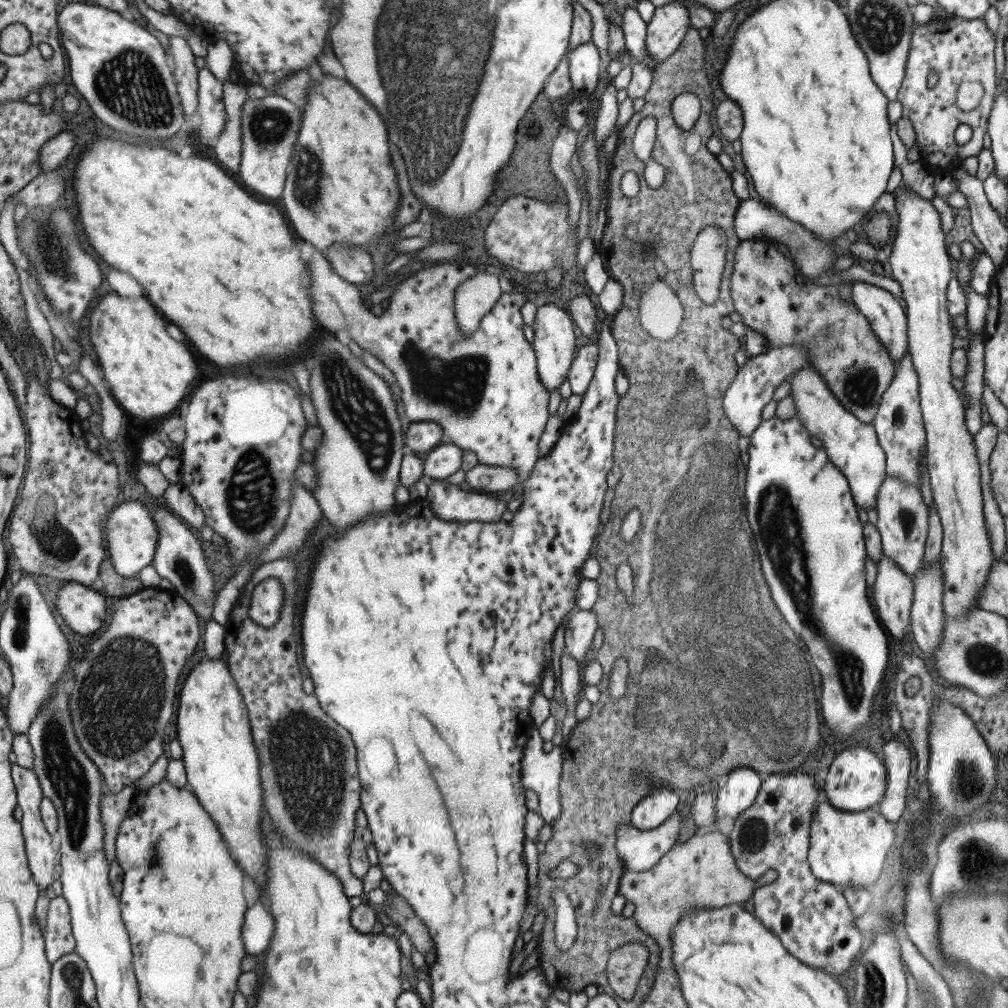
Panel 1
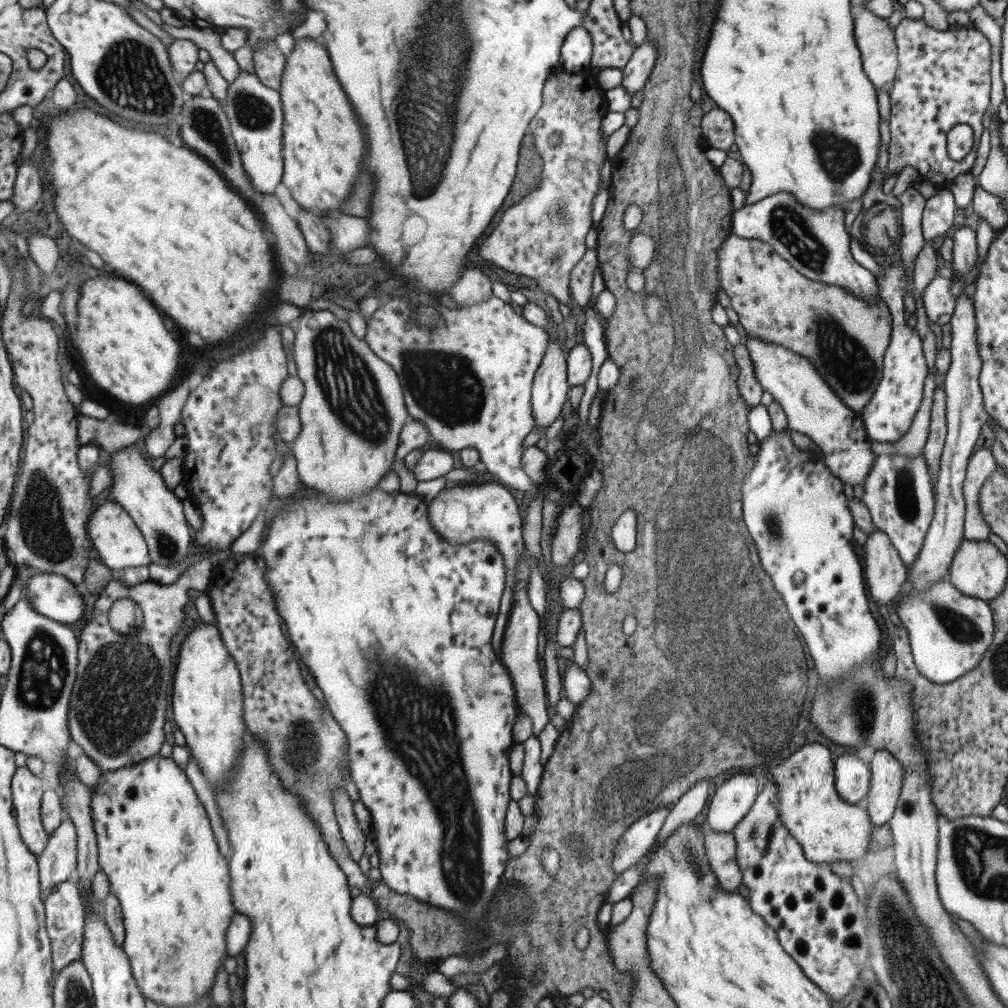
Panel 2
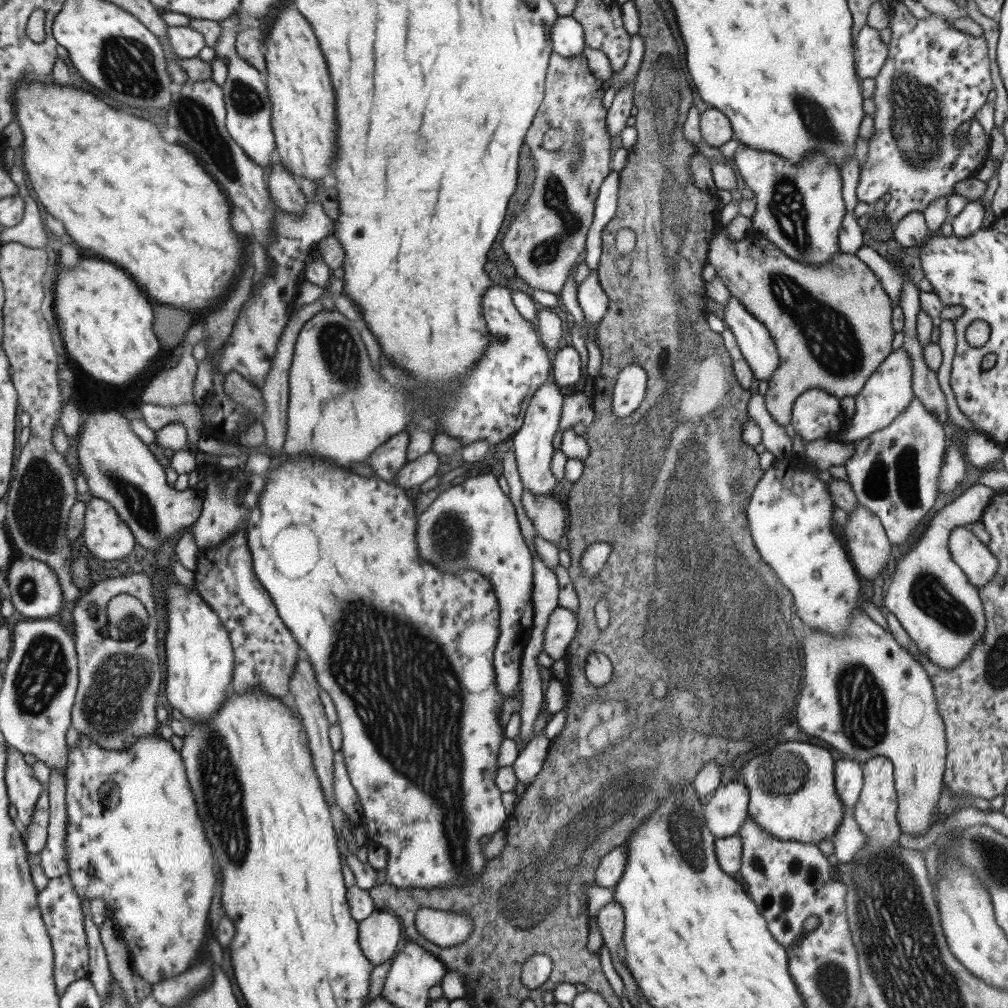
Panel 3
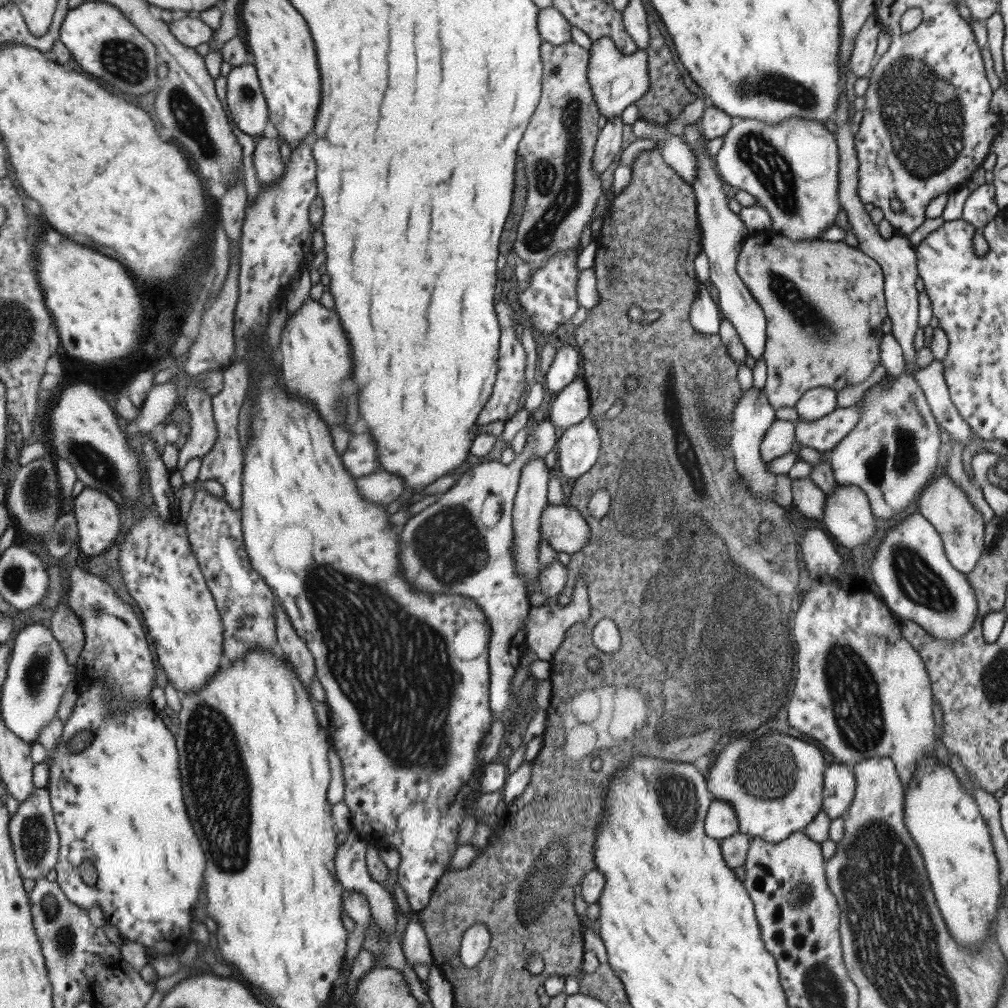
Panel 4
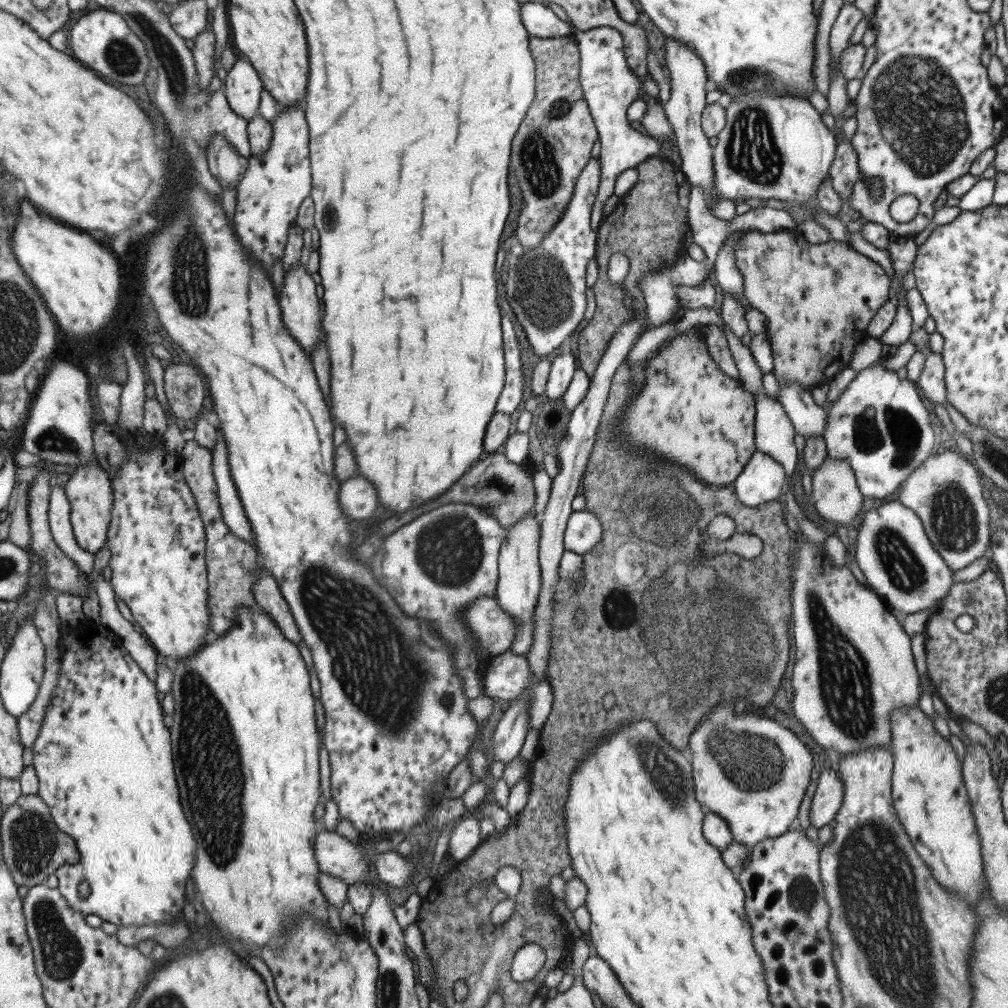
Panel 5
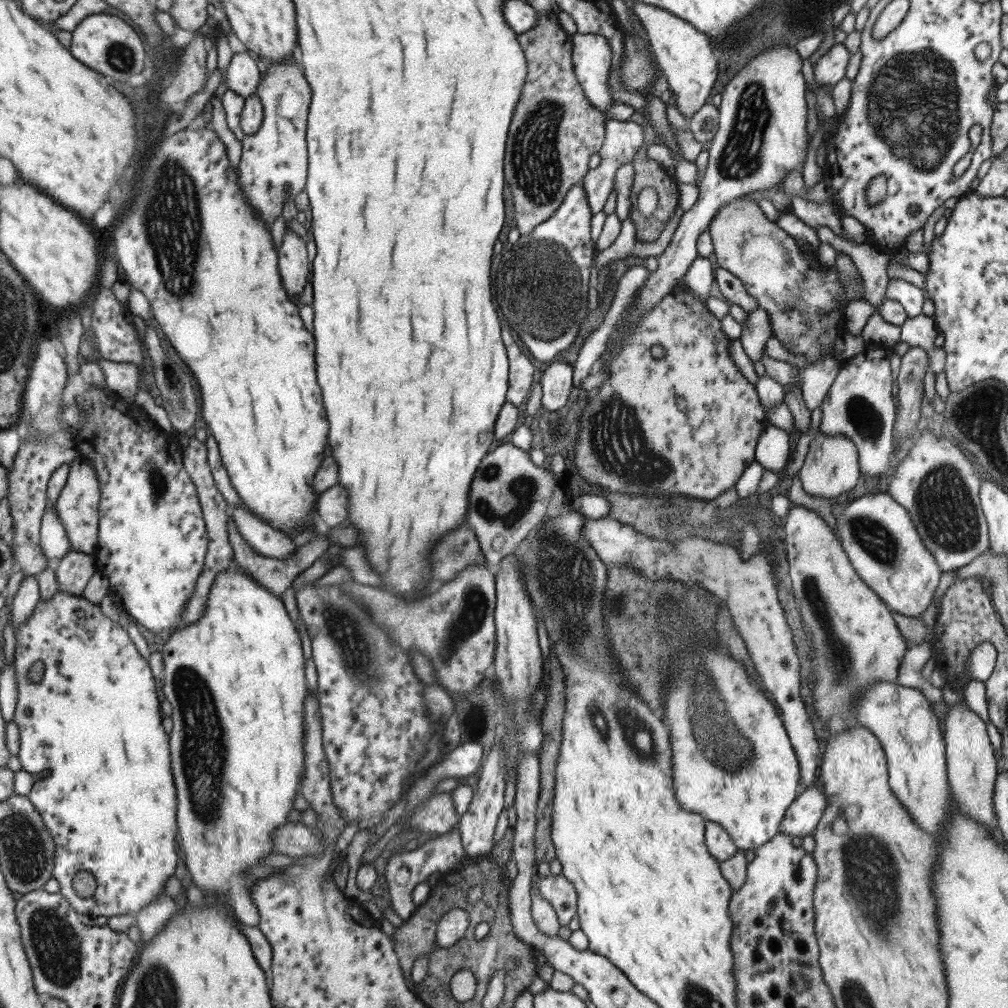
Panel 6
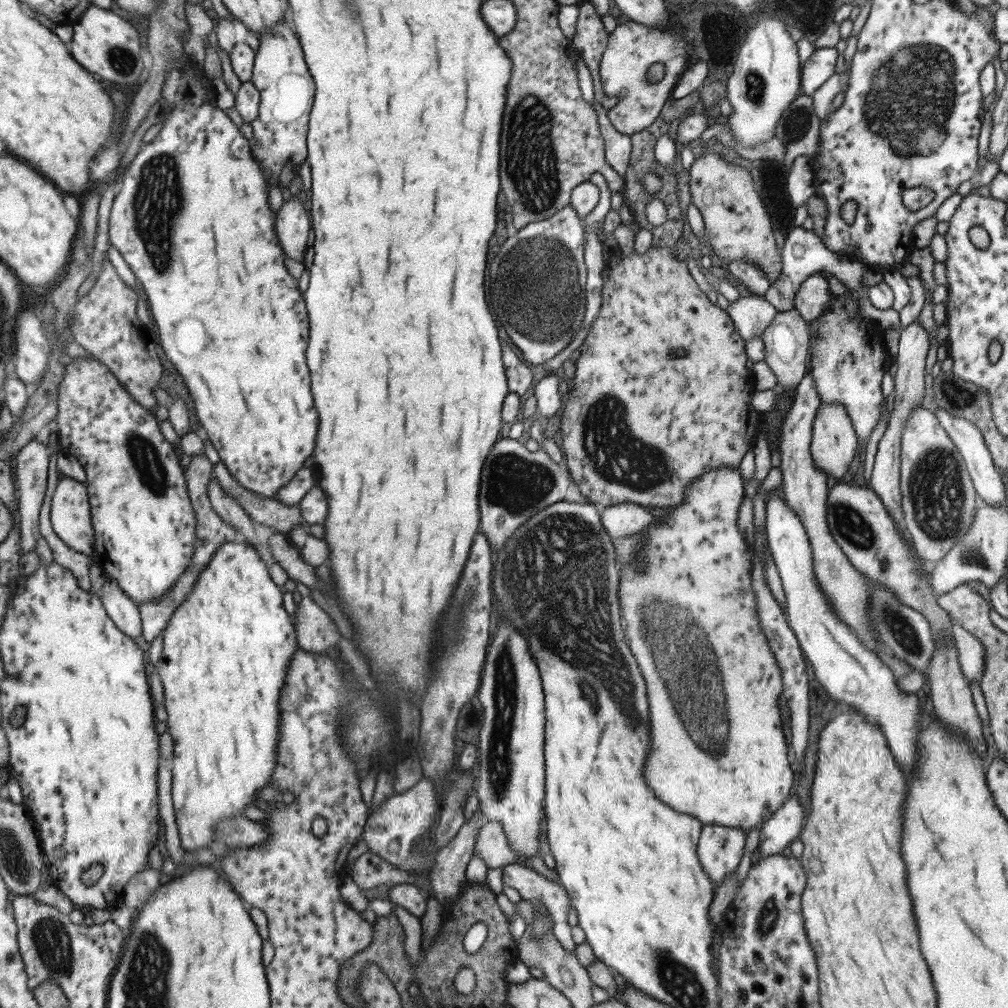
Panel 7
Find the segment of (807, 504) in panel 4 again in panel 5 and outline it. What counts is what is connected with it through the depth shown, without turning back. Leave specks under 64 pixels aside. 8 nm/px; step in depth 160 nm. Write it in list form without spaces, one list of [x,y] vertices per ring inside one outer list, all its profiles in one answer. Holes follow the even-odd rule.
[[[763,390],[756,391],[754,407],[755,450],[778,462],[784,468],[788,481],[798,454],[793,444],[793,425],[779,401],[767,396]]]

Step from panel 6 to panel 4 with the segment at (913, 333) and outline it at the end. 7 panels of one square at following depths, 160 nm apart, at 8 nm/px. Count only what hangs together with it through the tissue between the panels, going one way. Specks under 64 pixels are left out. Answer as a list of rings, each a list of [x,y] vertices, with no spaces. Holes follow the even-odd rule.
[[[934,358],[927,366],[915,370],[912,378],[924,394],[935,422],[948,432],[951,440],[959,442],[964,449],[969,444],[972,431],[950,401],[942,376],[942,361]]]

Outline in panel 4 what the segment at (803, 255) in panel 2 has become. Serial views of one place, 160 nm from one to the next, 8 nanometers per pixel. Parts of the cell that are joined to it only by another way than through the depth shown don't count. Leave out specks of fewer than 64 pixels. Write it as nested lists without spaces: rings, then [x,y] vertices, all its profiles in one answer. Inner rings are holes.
[[[733,117],[729,130],[722,136],[722,144],[718,152],[715,154],[715,166],[717,172],[721,176],[722,180],[725,181],[727,186],[736,188],[736,190],[742,190],[753,196],[756,201],[756,205],[759,208],[765,209],[771,217],[771,223],[769,230],[781,235],[783,238],[789,238],[791,242],[805,242],[811,240],[817,240],[821,238],[823,230],[832,226],[835,222],[835,216],[840,206],[838,203],[838,186],[837,186],[837,171],[838,171],[838,148],[834,141],[834,136],[825,129],[825,127],[817,121],[811,119],[802,119],[799,117],[789,117],[784,121],[779,121],[776,125],[765,125],[761,121],[755,121],[753,119],[742,119],[741,117]]]

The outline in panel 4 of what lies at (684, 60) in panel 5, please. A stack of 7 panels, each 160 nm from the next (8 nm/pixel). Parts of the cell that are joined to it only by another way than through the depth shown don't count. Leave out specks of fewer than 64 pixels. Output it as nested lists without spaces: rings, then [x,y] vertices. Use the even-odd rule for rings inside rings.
[[[695,121],[684,127],[682,138],[684,143],[694,152],[696,156],[696,177],[690,184],[696,202],[696,217],[701,232],[701,251],[708,258],[709,282],[715,286],[717,291],[718,310],[736,330],[739,340],[745,347],[750,362],[763,358],[764,342],[766,339],[766,318],[761,308],[757,306],[751,297],[751,293],[735,272],[737,254],[741,249],[741,243],[747,238],[745,225],[738,214],[733,213],[727,207],[727,197],[723,193],[721,182],[713,170],[713,162],[709,159],[708,151],[704,147],[701,134],[697,130]]]

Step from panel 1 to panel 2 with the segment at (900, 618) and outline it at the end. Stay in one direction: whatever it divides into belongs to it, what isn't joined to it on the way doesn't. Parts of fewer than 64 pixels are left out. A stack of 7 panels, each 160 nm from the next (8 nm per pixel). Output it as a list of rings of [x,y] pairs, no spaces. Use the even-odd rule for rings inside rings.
[[[873,529],[866,534],[863,544],[863,576],[871,598],[877,604],[896,607],[897,599],[905,588],[906,565],[901,562],[898,552],[893,550],[893,545],[879,529]]]

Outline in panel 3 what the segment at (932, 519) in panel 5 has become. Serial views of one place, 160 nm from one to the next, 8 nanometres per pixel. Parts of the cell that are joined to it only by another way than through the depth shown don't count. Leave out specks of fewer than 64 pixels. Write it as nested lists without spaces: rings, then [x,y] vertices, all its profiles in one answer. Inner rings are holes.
[[[968,526],[953,527],[947,546],[952,561],[961,569],[969,584],[979,588],[994,577],[997,568],[995,557]]]

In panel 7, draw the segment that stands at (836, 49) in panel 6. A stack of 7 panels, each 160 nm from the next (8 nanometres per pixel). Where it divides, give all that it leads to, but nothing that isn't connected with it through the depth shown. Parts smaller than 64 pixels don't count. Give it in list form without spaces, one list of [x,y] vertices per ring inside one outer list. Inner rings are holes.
[[[833,48],[814,49],[800,67],[800,90],[806,95],[819,88],[831,76],[835,68],[837,51]]]

